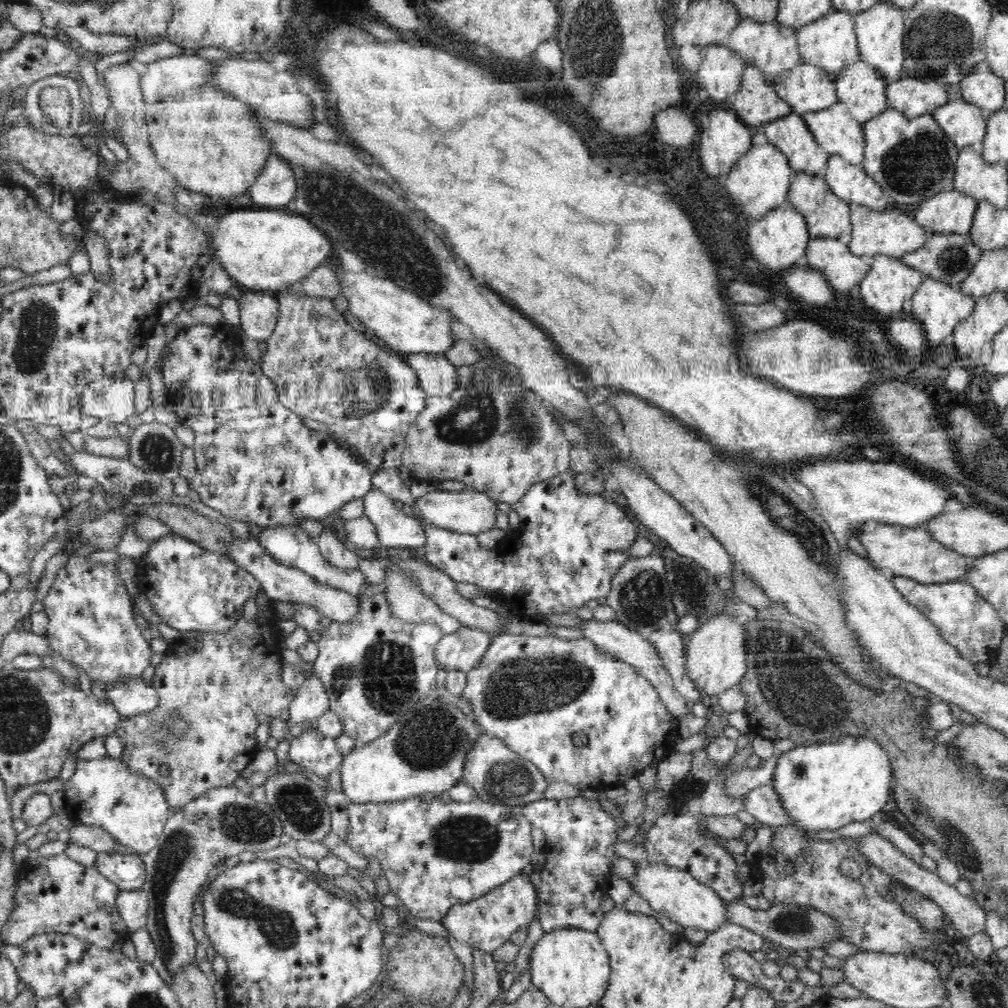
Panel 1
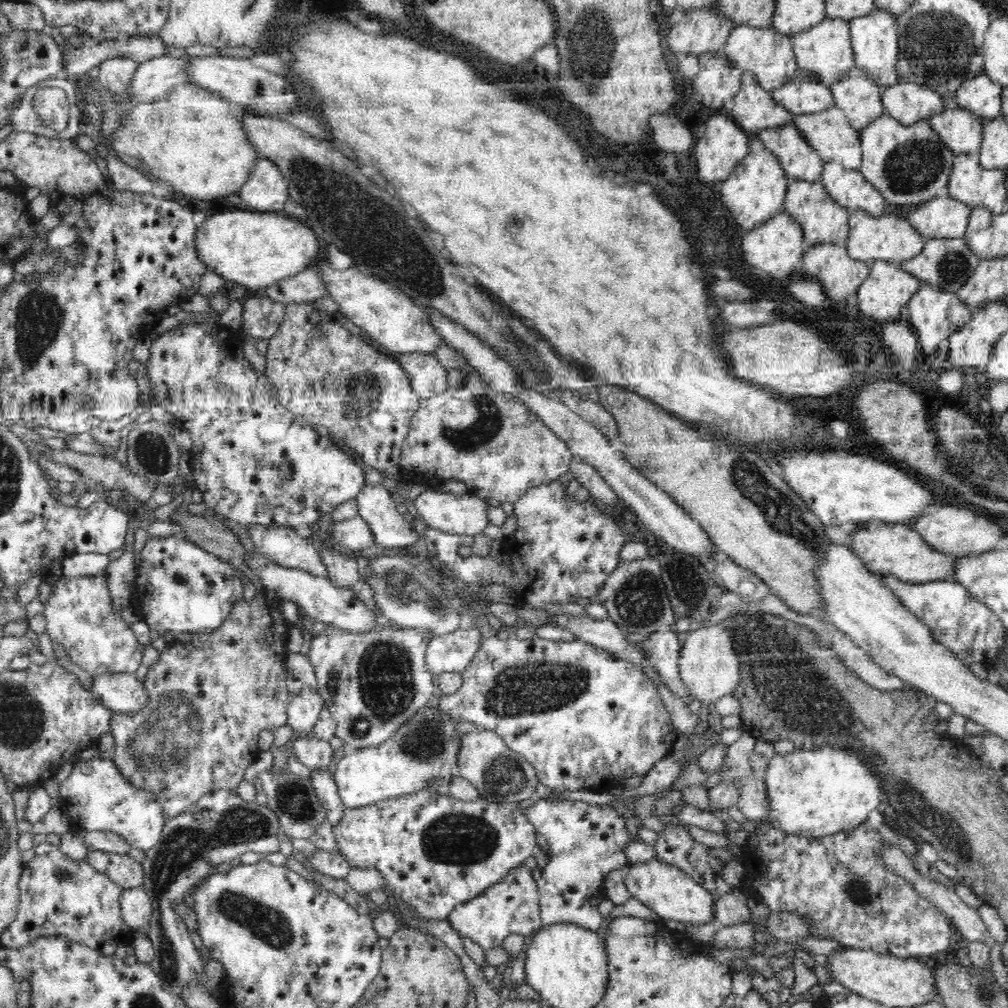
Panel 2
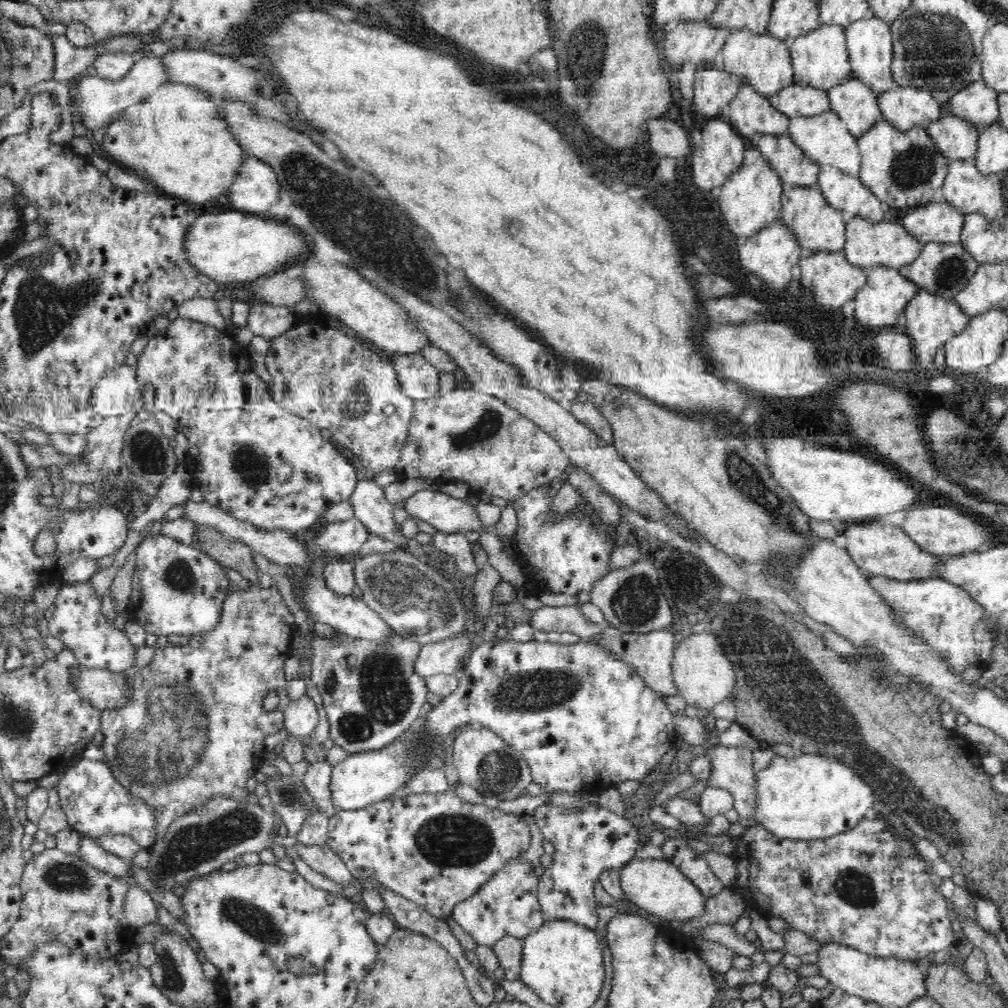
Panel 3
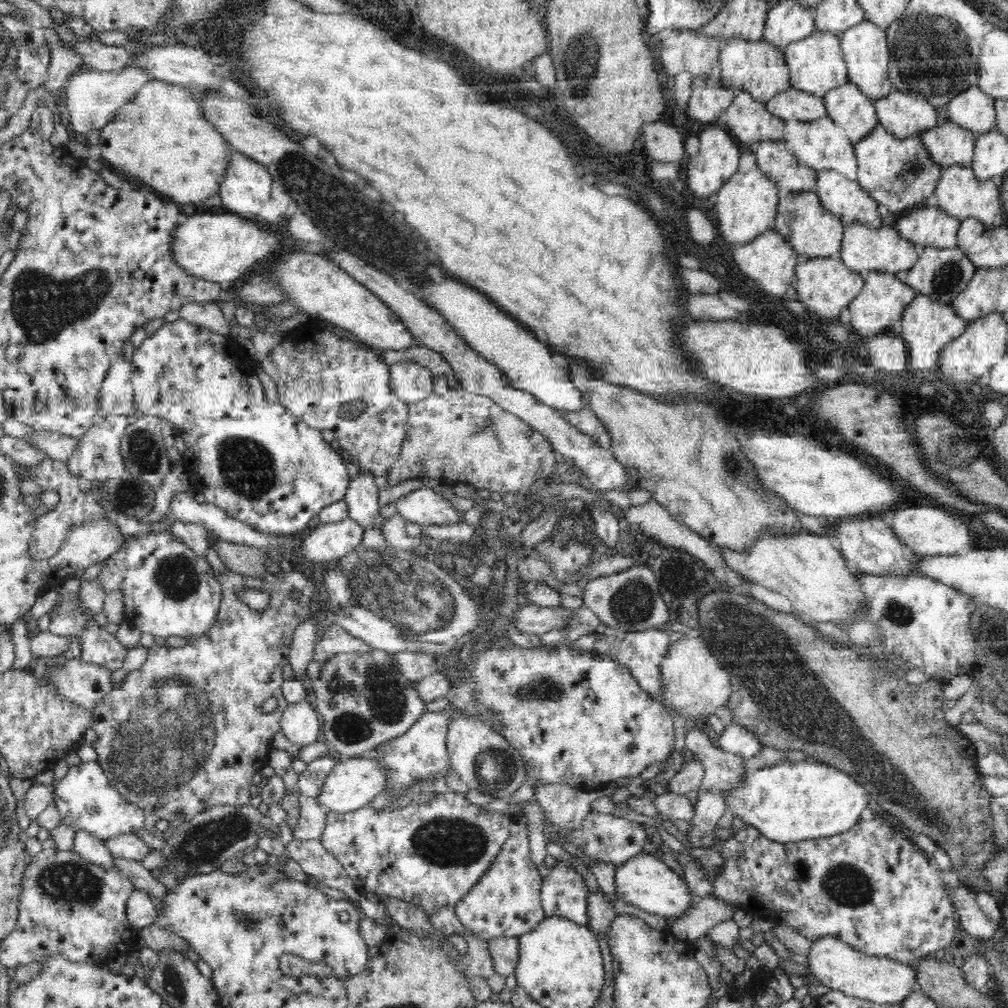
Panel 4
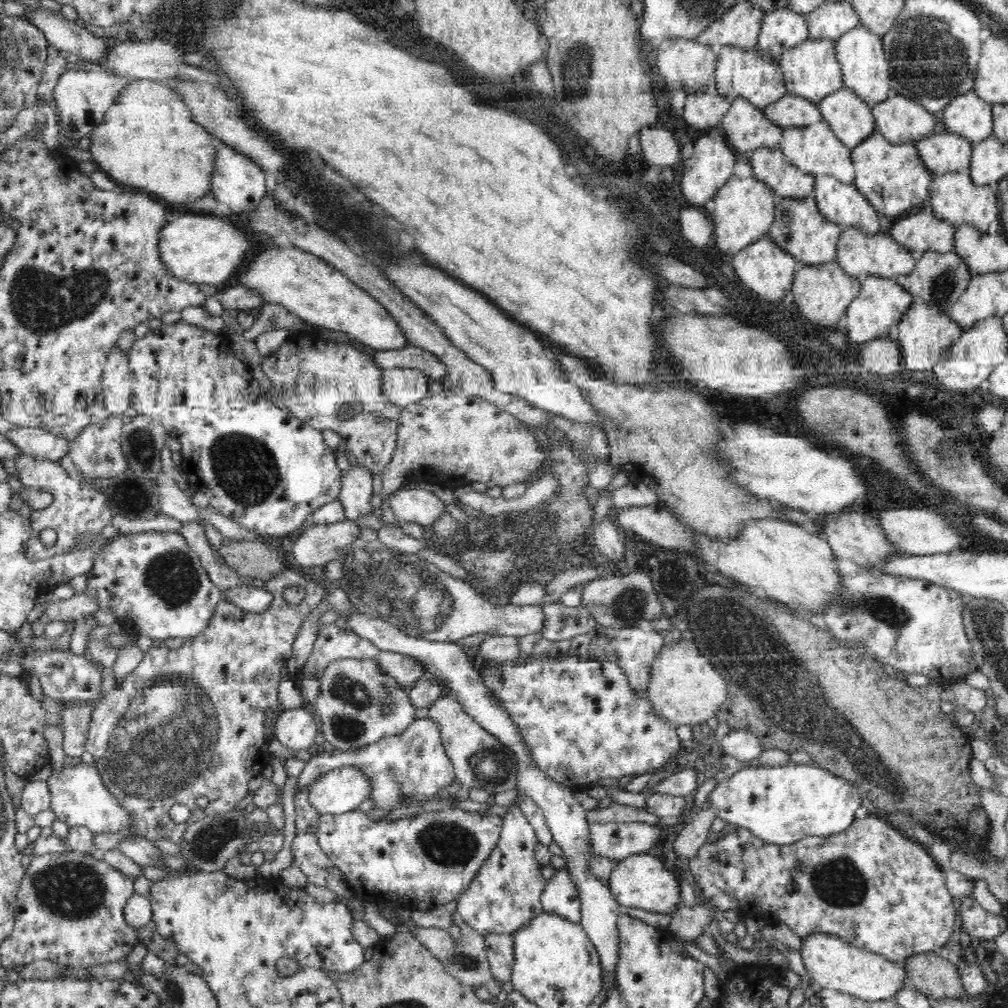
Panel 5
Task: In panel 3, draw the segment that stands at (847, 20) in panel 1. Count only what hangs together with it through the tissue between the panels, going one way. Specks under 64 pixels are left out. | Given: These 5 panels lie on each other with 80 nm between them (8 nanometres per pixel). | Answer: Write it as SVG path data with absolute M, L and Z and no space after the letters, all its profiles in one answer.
M821 24L804 36L790 41L790 55L794 65L794 81L803 85L814 85L827 91L834 85L847 81L852 68L848 47L846 47L846 27L838 24Z

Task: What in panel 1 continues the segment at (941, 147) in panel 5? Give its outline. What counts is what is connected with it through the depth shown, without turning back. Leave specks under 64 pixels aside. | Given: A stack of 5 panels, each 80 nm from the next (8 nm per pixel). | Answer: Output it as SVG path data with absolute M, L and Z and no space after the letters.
M964 98L936 108L933 116L947 136L958 145L958 150L983 142L986 137L989 114Z

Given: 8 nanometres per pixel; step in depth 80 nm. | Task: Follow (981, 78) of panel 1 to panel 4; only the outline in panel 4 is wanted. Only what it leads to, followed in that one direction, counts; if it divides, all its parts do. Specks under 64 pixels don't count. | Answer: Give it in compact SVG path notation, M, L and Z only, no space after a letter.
M976 84L953 97L946 110L953 122L980 136L980 133L990 132L996 125L995 105L996 99Z

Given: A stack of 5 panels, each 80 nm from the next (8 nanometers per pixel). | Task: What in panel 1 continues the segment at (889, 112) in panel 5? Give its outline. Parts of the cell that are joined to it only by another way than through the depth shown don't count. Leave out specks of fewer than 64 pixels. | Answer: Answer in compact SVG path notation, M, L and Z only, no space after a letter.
M904 76L897 81L888 83L886 88L889 99L889 107L900 110L906 117L922 116L922 114L933 114L936 108L948 103L948 90L946 84L934 79L922 79L922 77Z

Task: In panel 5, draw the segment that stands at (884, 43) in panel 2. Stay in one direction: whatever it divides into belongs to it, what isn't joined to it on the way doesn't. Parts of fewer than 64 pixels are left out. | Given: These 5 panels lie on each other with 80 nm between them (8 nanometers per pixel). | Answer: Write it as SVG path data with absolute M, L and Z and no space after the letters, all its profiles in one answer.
M860 24L840 36L836 44L836 53L842 67L844 86L852 88L869 106L889 98L892 94L892 85L883 36Z

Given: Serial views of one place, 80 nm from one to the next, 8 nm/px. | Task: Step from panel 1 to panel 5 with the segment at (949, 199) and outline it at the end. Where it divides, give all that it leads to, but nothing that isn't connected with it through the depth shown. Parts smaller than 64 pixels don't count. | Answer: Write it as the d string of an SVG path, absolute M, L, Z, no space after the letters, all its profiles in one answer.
M924 209L918 214L899 218L890 235L920 260L924 252L955 251L956 230L952 221L936 216L934 210Z

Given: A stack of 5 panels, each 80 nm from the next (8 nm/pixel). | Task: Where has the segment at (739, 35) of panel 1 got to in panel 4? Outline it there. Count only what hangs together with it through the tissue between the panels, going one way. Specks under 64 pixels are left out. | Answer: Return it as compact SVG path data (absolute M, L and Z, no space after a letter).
M732 37L724 41L716 69L728 87L750 92L752 97L764 103L791 87L790 67L786 60L785 49L776 47L764 38L751 41L743 37Z

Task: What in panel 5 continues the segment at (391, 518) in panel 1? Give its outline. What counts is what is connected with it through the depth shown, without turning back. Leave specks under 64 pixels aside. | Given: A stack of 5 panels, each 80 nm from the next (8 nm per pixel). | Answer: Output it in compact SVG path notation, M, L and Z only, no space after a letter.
M355 465L342 472L342 492L338 499L344 505L346 519L362 520L372 514L375 487L372 475L368 469Z

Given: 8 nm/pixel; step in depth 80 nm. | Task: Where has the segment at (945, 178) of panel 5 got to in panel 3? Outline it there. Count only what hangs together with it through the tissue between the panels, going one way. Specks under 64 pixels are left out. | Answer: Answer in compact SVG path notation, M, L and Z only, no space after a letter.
M975 157L967 159L954 159L949 165L944 186L940 195L943 200L952 202L960 211L968 214L971 212L984 213L988 219L998 218L998 212L1006 206L1004 202L1004 179L1005 172L996 174L983 174L977 168Z

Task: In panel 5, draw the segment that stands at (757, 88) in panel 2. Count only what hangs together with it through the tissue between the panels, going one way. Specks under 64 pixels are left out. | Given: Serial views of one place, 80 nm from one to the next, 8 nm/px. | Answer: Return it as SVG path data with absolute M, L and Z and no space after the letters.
M744 96L734 98L721 121L721 129L728 143L741 156L755 148L778 147L785 130L768 119L763 110L753 106Z

